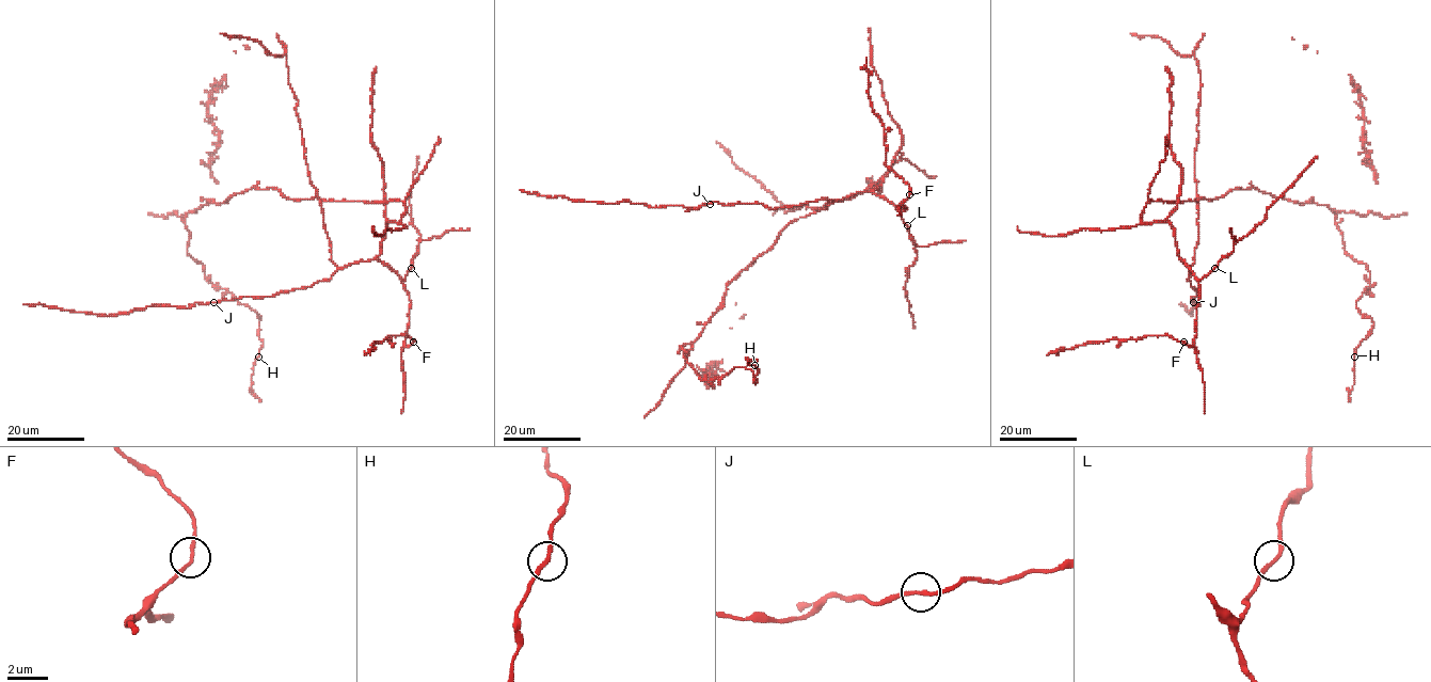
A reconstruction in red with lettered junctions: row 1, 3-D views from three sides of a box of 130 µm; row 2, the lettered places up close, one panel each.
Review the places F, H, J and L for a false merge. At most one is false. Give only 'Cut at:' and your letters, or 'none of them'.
Cut at: none of them

